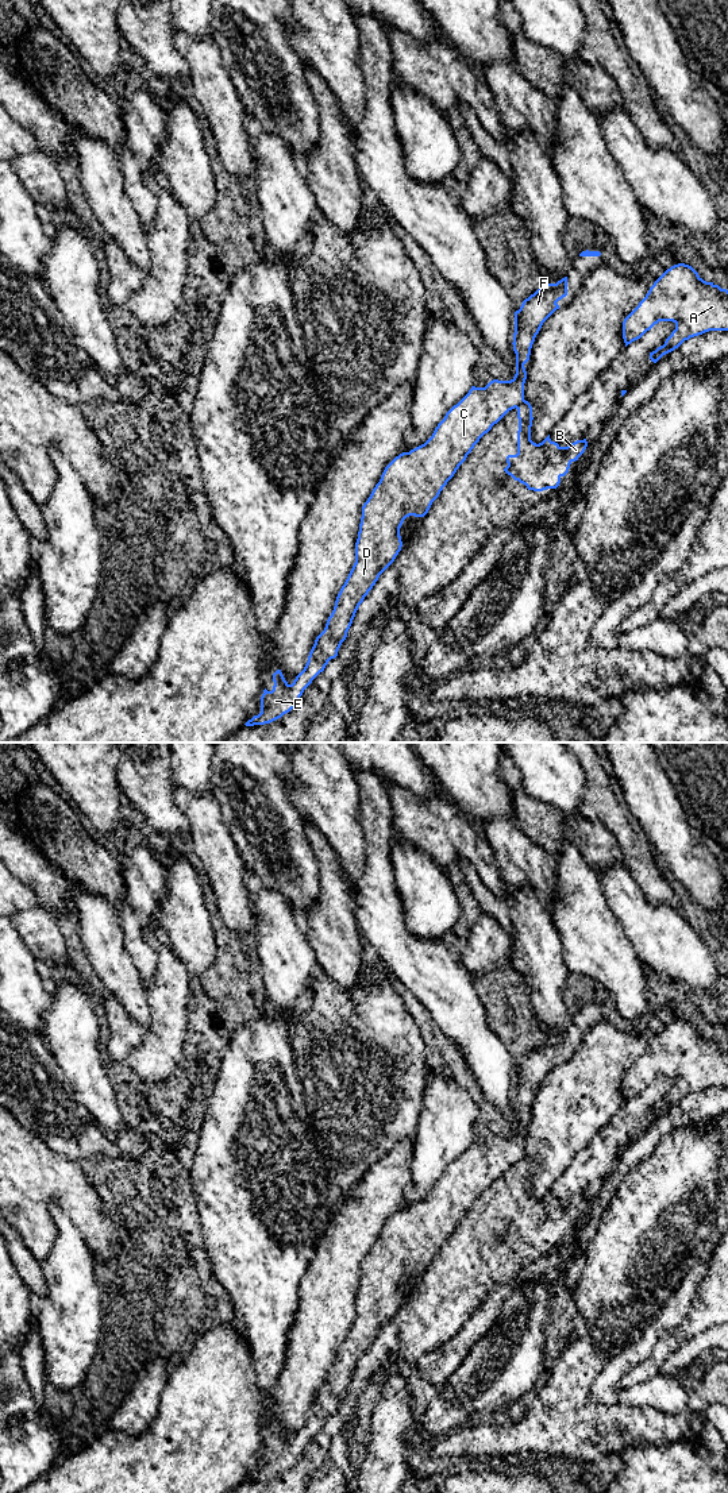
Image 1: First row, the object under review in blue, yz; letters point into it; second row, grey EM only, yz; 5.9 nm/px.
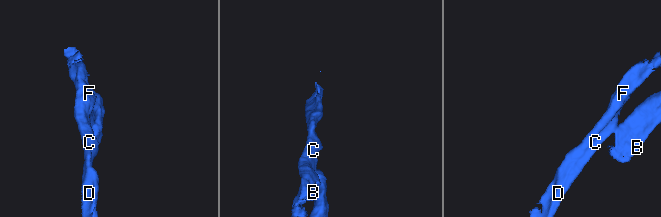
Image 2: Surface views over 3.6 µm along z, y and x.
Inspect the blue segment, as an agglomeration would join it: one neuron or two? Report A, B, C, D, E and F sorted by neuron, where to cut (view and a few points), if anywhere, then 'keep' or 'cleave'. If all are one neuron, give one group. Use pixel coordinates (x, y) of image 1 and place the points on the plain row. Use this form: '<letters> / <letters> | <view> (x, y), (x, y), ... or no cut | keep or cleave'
A B / C D E F | yz (523, 1154), (515, 1162) | cleave

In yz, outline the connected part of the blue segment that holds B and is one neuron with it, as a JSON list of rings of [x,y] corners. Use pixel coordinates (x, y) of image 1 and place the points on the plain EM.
[[[523,1156],[517,1162],[519,1187],[517,1210],[508,1211],[504,1227],[528,1246],[543,1247],[556,1245],[561,1234],[569,1228],[570,1220],[585,1208],[586,1195],[561,1203],[550,1191],[539,1200],[531,1196],[532,1162]]]

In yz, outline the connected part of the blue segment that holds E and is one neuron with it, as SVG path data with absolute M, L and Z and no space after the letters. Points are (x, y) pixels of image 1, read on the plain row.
M567 1033L556 1039L547 1039L525 1054L515 1068L513 1107L516 1110L516 1130L511 1137L490 1137L485 1143L471 1142L469 1149L454 1161L438 1180L432 1192L421 1201L396 1212L384 1226L380 1238L362 1262L358 1295L355 1299L355 1319L342 1342L334 1366L327 1376L324 1386L316 1393L304 1426L289 1440L281 1426L273 1430L273 1446L263 1446L261 1469L244 1481L270 1480L289 1469L312 1436L324 1427L331 1415L338 1412L342 1399L353 1380L355 1369L365 1353L373 1345L380 1331L394 1318L401 1307L400 1284L409 1272L424 1273L443 1243L466 1216L479 1195L488 1189L509 1166L524 1156L527 1127L524 1120L529 1116L531 1104L543 1079L556 1066L559 1056L567 1052Z

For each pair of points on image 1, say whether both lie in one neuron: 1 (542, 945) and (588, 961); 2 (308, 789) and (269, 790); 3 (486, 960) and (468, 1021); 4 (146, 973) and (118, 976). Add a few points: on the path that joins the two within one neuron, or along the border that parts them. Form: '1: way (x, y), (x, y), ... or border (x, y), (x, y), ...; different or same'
1: border (551, 922), (559, 934), (562, 960), (570, 972); different
2: border (287, 759), (295, 776), (289, 798), (303, 814); different
3: border (457, 961), (472, 976); different
4: border (130, 955), (143, 982); different

